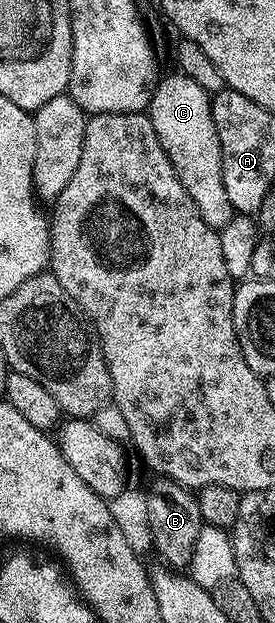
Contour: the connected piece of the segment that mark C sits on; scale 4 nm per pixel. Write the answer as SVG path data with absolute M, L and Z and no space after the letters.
M163 74L154 88L148 108L152 129L156 129L156 137L164 153L168 153L168 161L172 161L172 169L176 169L176 177L180 177L180 185L184 185L184 189L188 189L188 197L196 201L200 217L204 217L210 227L221 229L228 225L236 212L224 189L220 137L216 137L216 121L212 121L210 108L212 95L200 89L192 77L173 74Z

